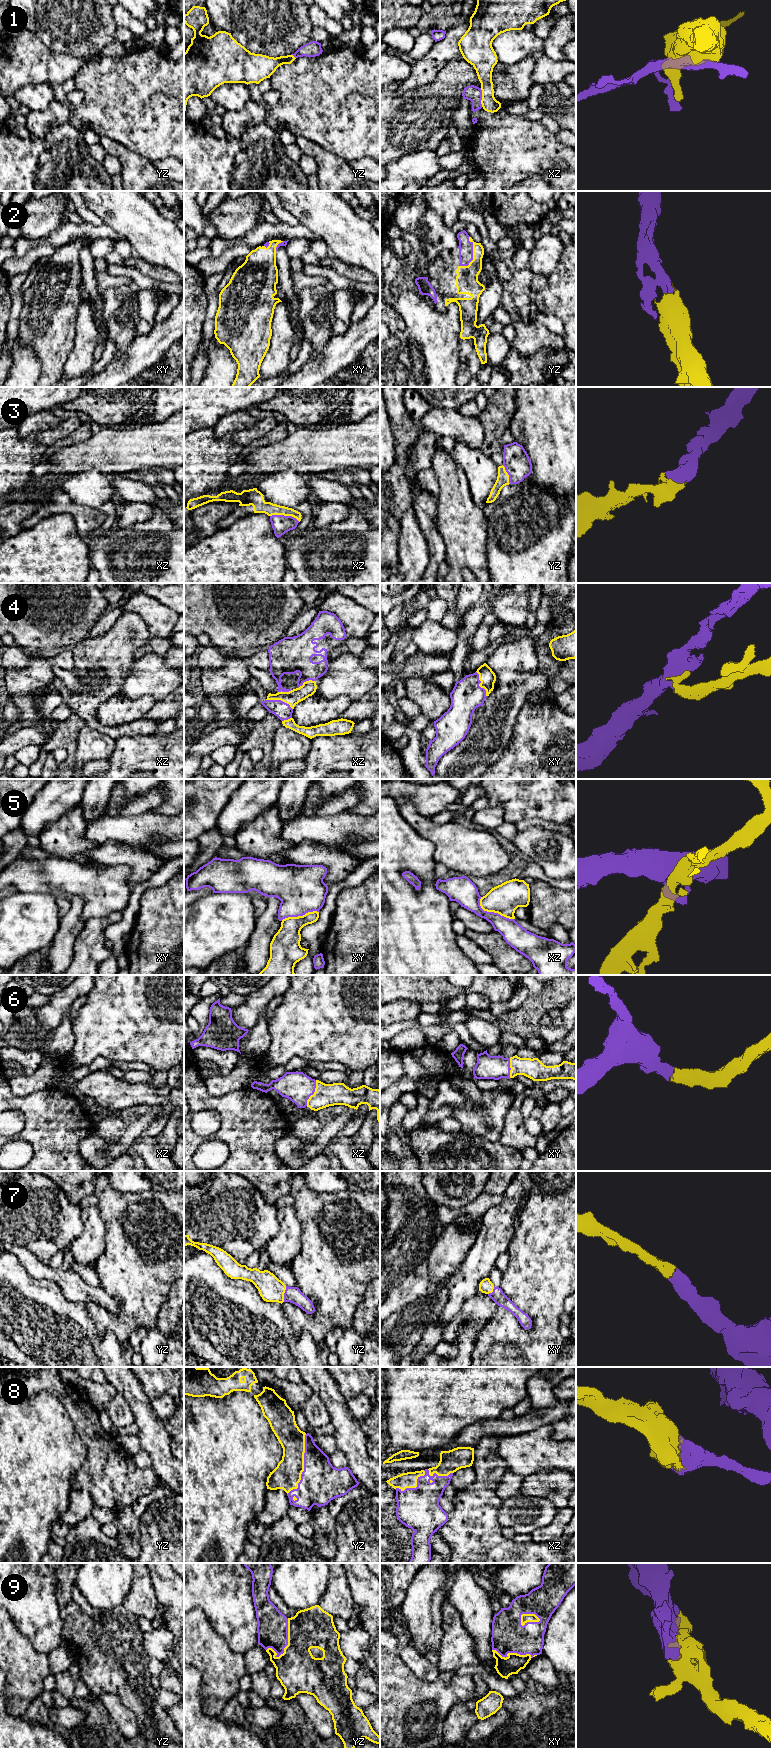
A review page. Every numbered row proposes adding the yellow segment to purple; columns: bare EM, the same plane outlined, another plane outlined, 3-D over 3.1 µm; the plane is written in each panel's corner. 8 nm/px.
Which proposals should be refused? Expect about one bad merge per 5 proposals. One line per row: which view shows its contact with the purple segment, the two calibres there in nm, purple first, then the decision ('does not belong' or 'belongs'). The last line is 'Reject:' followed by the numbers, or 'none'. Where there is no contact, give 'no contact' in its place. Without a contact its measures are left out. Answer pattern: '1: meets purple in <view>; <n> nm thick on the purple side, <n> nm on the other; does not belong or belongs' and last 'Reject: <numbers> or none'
1: meets purple in xz; 130 nm thick on the purple side, 150 nm on the other; does not belong
2: meets purple in yz; 110 nm thick on the purple side, 180 nm on the other; belongs
3: meets purple in xz; 150 nm thick on the purple side, 110 nm on the other; belongs
4: meets purple in xz; 140 nm thick on the purple side, 120 nm on the other; belongs
5: meets purple in xz; 190 nm thick on the purple side, 240 nm on the other; does not belong
6: meets purple in xz; 240 nm thick on the purple side, 190 nm on the other; belongs
7: meets purple in yz; 130 nm thick on the purple side, 200 nm on the other; belongs
8: meets purple in yz; 320 nm thick on the purple side, 220 nm on the other; belongs
9: meets purple in yz; 240 nm thick on the purple side, 320 nm on the other; belongs
Reject: 1, 5

